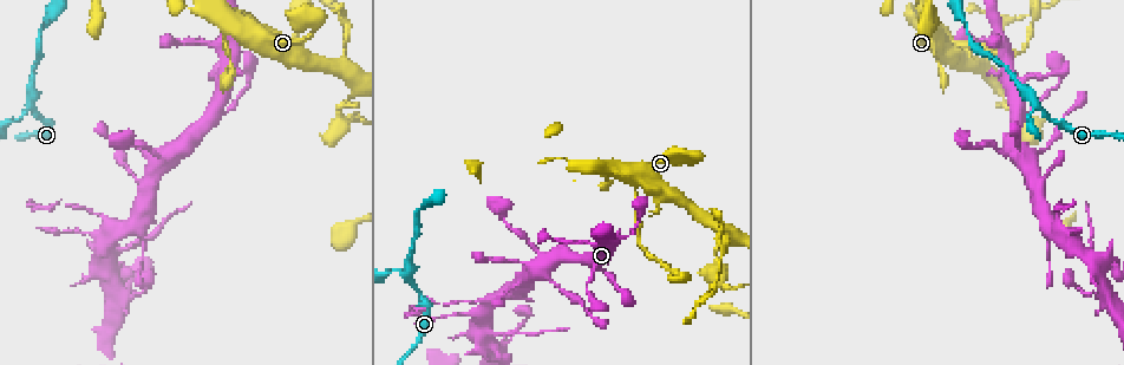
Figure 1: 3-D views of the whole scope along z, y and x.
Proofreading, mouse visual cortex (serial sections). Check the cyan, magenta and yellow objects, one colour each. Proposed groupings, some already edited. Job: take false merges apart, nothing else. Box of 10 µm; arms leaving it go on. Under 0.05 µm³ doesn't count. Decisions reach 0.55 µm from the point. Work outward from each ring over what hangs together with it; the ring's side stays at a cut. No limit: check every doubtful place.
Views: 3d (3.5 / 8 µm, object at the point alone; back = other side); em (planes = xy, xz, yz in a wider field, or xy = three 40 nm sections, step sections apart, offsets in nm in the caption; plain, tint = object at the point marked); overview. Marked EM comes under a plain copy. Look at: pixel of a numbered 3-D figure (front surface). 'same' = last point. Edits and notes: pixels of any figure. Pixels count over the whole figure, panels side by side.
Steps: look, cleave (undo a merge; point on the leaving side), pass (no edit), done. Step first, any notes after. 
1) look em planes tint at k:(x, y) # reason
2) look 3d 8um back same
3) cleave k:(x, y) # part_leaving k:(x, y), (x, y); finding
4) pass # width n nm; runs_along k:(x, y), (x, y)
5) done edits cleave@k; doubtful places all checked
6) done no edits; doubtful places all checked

look 3d 8um at 1:(953, 41) # sharp bend

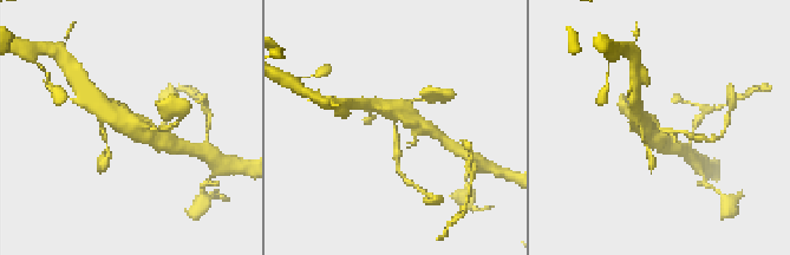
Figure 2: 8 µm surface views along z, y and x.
look em xy step 3 tint same # shape alone is not enough

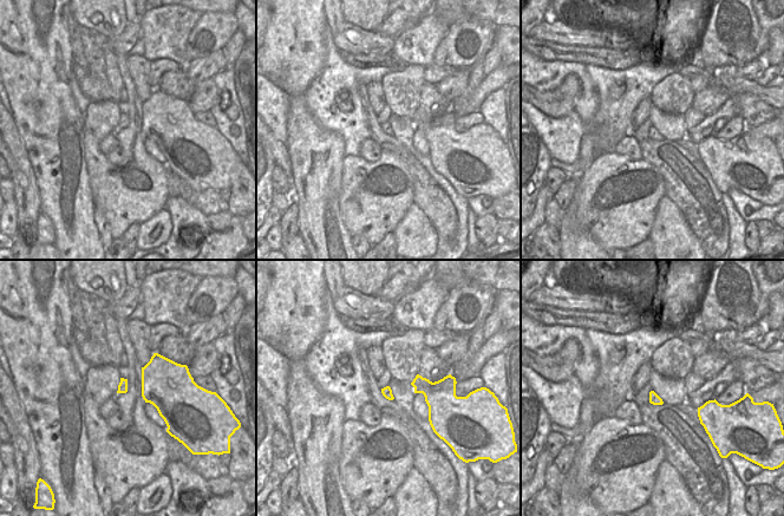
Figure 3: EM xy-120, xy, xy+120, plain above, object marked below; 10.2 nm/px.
pass # runs_along 2:(410, 103), (394, 116), (398, 159); one cell here

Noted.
look 3d 8um at 1:(338, 117) # branch point

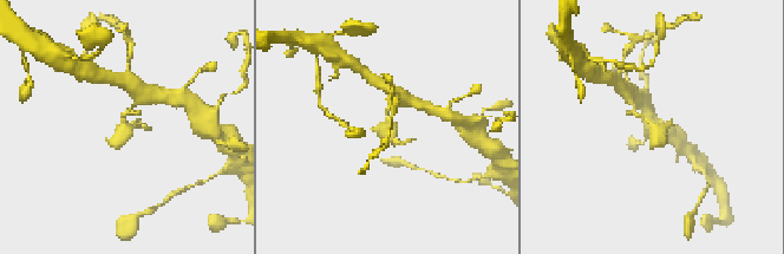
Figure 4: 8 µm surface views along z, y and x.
look em xy step 3 tint same

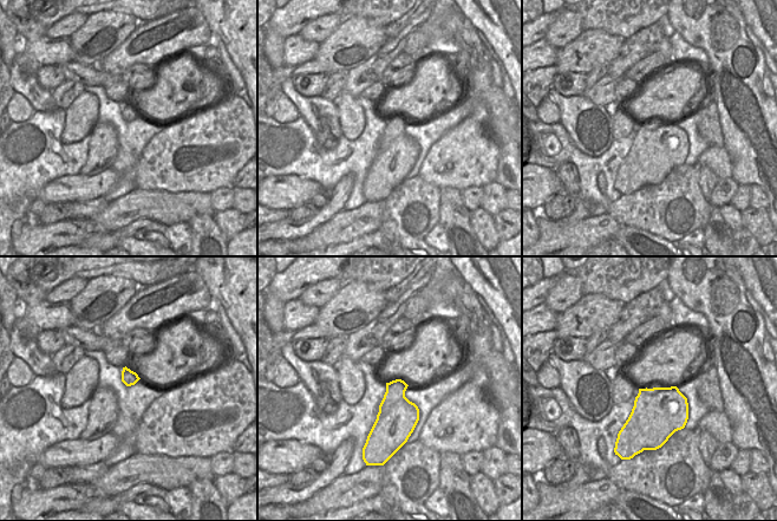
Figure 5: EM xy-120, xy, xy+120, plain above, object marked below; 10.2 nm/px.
pass # runs_along 4:(632, 104), (665, 142); one cell here

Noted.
look 3d 3.5um at 1:(409, 278) # sharp bend

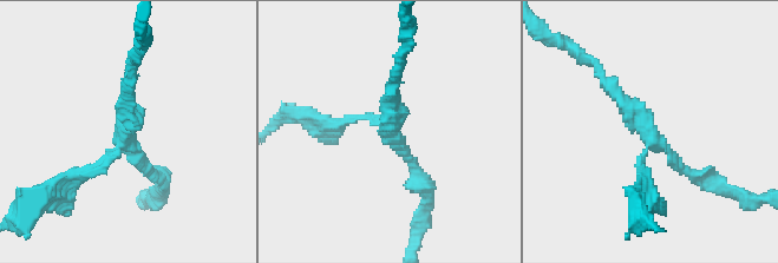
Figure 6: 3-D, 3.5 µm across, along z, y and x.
look em xy step 3 tint at 6:(659, 143) # arms 3; arm_widths 100, 150, 200 nm

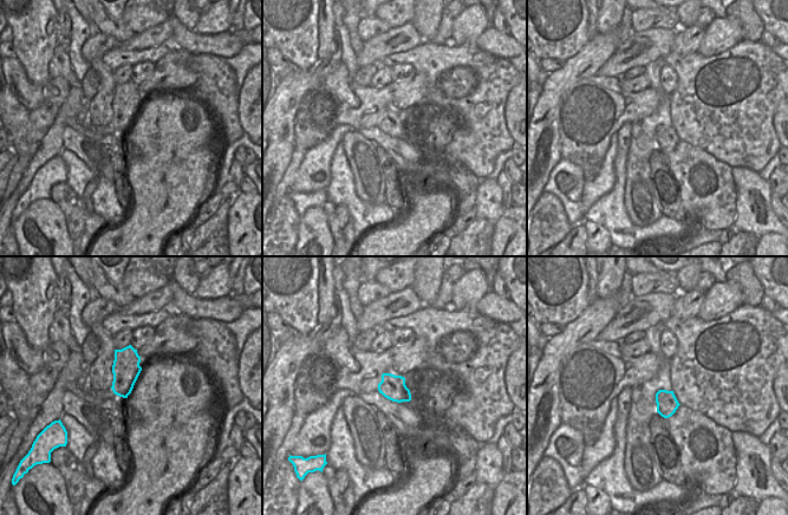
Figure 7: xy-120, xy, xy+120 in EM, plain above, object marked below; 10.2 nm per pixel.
cleave 6:(86, 173) # part_leaving 6:(119, 149), (54, 189), (69, 210); a second cell is stuck on

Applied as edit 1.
done edits cleave@6; doubtful places all checked

